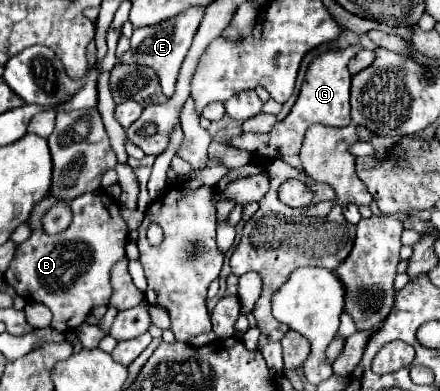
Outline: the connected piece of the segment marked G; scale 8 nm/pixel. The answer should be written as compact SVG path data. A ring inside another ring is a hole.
M348 47L348 49L332 49L332 51L324 51L320 53L316 59L310 61L306 77L304 77L304 85L300 89L300 95L290 111L290 115L276 123L276 127L268 133L268 135L260 135L260 133L242 133L240 137L234 137L230 141L230 145L238 147L238 149L246 149L250 151L260 163L268 163L274 157L286 157L286 155L294 155L300 151L302 139L306 129L312 123L322 123L322 125L330 125L330 127L346 127L350 125L350 115L348 115L348 99L350 99L350 71L348 71L348 61L352 55L356 55L362 47Z

